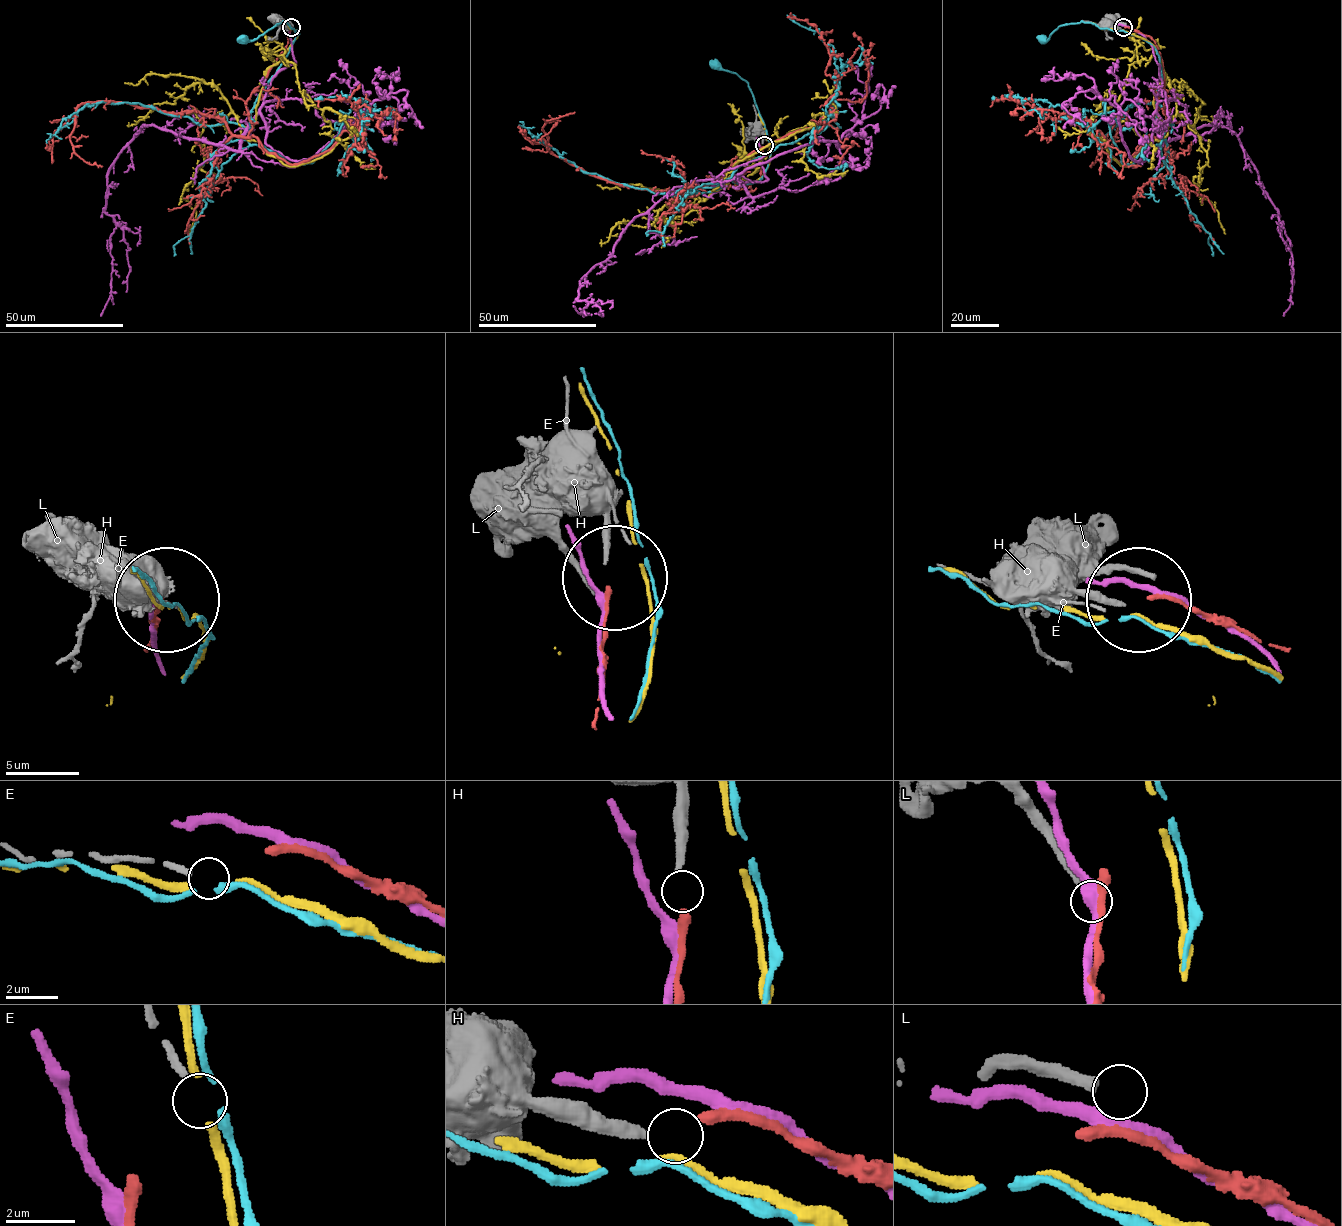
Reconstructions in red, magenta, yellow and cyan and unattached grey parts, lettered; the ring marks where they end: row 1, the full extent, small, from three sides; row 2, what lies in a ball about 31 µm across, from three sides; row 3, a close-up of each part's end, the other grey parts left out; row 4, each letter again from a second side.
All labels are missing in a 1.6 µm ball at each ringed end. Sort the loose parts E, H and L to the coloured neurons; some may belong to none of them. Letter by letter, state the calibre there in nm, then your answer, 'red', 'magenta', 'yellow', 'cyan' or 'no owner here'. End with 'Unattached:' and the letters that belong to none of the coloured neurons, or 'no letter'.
E: 220 nm | no owner here
H: 320 nm | red
L: 320 nm | no owner here
Unattached: E, L

